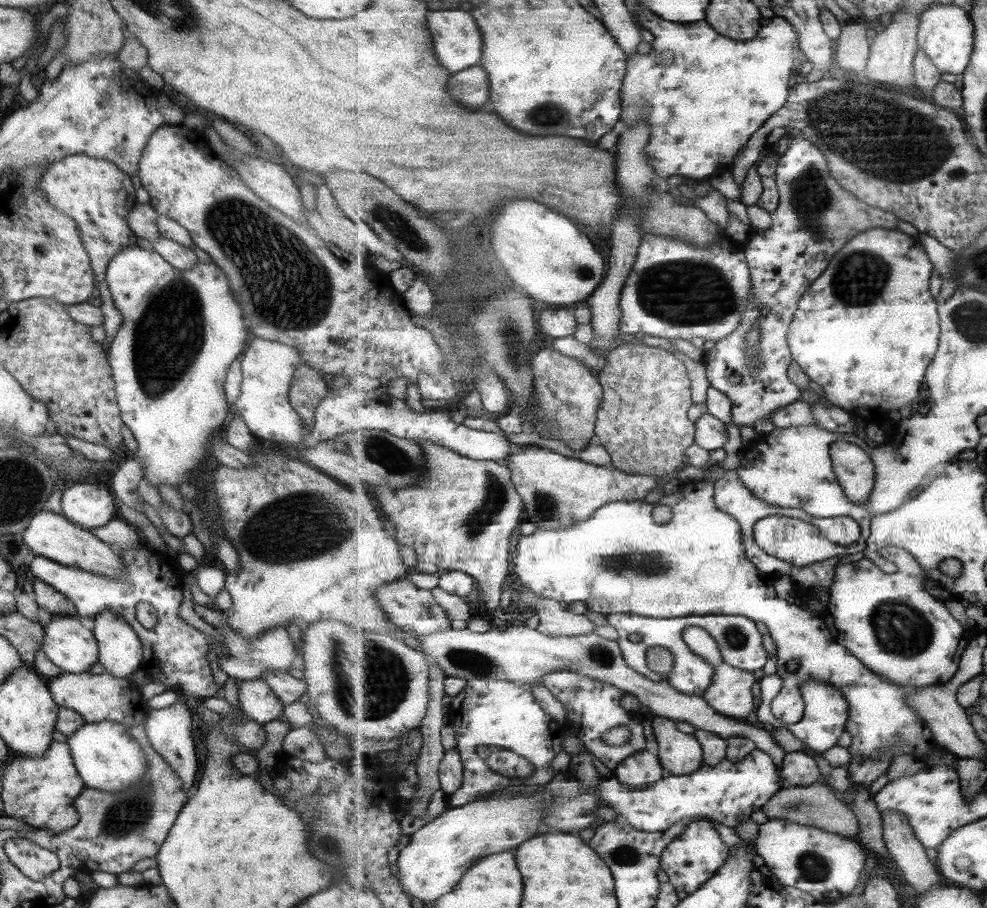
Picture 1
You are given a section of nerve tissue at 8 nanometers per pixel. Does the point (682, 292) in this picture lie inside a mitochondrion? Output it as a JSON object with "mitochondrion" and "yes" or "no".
{"mitochondrion":"yes"}

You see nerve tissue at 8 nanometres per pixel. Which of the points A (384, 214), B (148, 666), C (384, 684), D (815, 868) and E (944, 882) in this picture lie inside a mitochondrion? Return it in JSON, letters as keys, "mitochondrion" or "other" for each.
{"A":"mitochondrion","B":"other","C":"mitochondrion","D":"mitochondrion","E":"other"}

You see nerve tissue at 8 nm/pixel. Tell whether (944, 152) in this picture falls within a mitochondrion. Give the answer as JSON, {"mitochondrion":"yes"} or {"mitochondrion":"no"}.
{"mitochondrion":"yes"}

